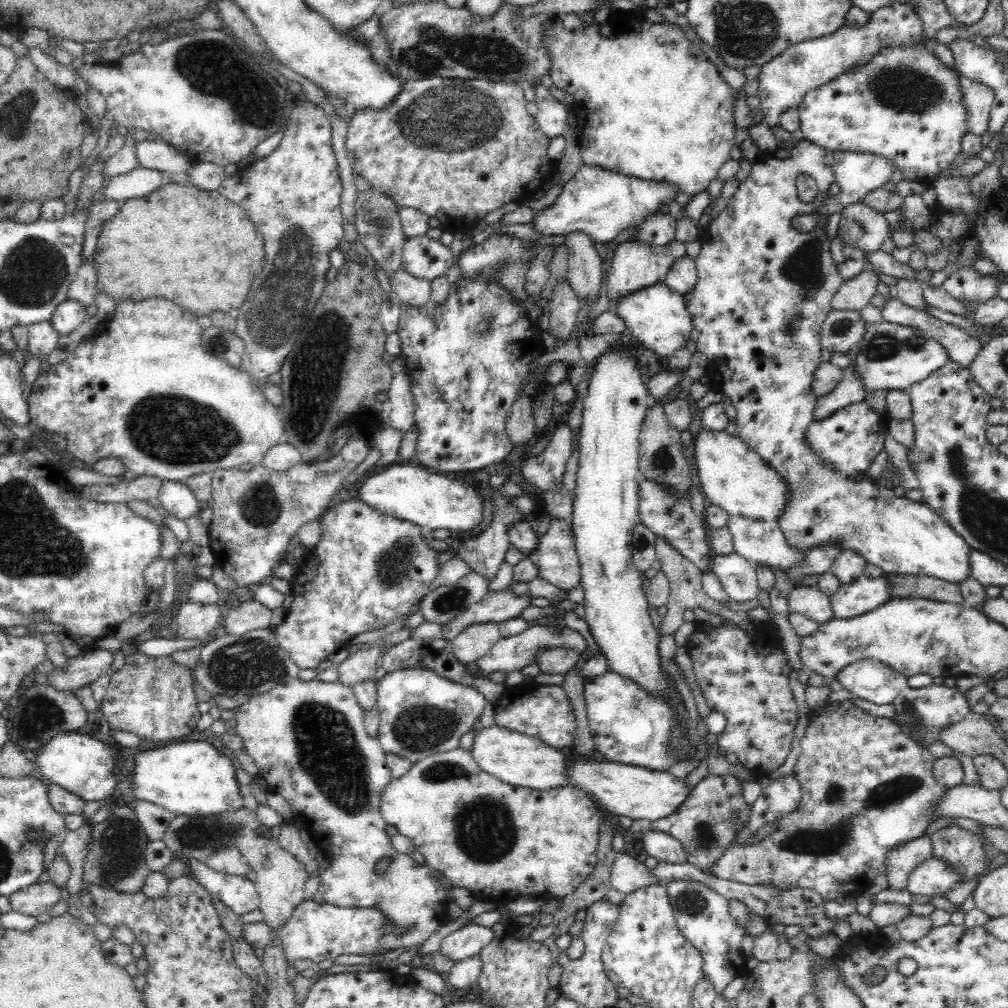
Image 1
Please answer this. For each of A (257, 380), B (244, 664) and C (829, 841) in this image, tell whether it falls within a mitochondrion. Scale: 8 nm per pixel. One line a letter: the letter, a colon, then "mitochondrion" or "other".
A: other
B: mitochondrion
C: mitochondrion

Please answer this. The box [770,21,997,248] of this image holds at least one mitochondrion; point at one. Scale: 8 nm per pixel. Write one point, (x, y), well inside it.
(909, 90)

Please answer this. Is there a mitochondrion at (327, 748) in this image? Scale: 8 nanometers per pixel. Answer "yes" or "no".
yes

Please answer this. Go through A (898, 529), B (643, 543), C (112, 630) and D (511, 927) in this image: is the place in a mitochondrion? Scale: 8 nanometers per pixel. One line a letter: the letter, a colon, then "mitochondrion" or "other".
A: other
B: mitochondrion
C: other
D: other

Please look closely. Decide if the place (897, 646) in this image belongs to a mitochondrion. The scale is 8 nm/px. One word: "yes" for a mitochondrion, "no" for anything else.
no

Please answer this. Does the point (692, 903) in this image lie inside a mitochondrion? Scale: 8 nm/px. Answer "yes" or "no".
yes

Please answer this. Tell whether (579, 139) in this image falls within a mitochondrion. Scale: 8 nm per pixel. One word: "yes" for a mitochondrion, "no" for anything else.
no

